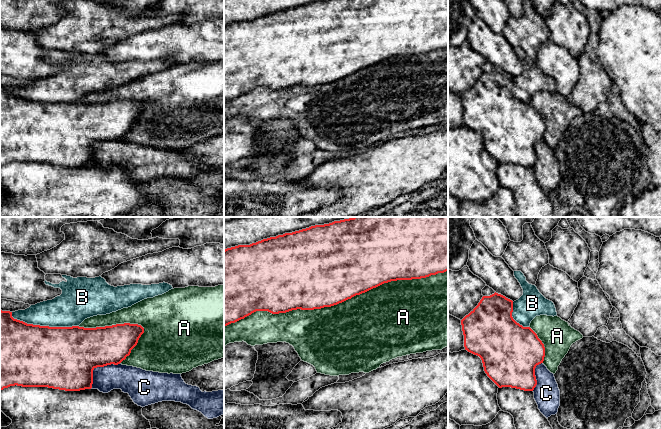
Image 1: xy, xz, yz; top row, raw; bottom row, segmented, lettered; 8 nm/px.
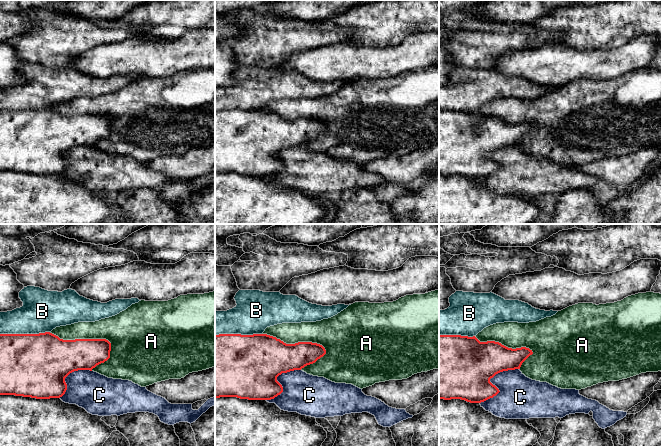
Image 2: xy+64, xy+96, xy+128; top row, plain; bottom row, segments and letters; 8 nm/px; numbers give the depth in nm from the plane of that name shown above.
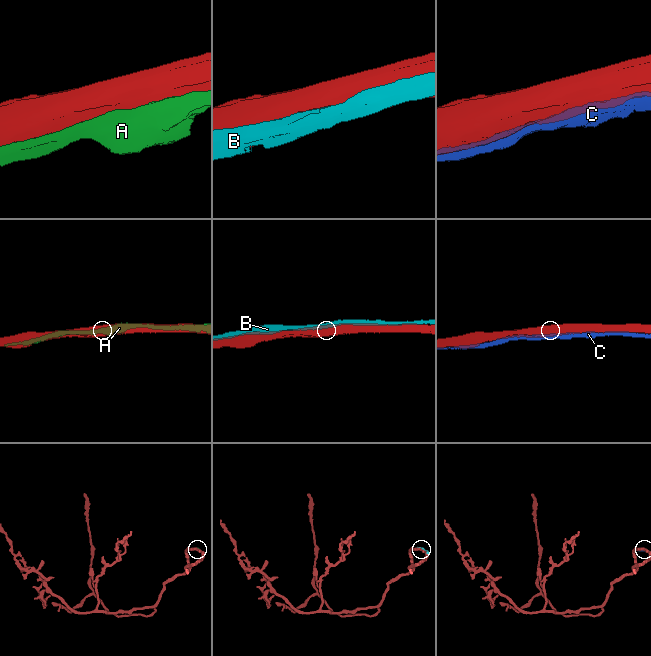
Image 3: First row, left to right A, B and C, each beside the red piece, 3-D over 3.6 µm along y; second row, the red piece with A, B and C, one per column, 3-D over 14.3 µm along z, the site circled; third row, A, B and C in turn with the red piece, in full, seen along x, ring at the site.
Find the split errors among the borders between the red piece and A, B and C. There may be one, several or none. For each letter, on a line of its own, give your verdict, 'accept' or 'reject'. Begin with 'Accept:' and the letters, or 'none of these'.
Accept: none of these
A: reject
B: reject
C: reject

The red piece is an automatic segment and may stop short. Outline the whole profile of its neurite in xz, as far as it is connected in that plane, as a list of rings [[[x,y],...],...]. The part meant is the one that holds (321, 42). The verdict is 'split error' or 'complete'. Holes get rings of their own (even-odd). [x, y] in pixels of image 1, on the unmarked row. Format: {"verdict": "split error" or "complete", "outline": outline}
{"verdict": "complete", "outline": [[[324,0],[311,2],[292,9],[263,15],[250,21],[238,21],[224,26],[224,103],[244,95],[256,87],[279,90],[297,85],[314,86],[331,83],[384,59],[421,55],[446,47],[448,47],[448,0]]]}

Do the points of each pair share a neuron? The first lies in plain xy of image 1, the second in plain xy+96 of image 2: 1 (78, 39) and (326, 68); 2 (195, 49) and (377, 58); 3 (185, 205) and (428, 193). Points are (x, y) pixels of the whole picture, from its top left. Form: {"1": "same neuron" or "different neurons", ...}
{"1": "different neurons", "2": "same neuron", "3": "different neurons"}

